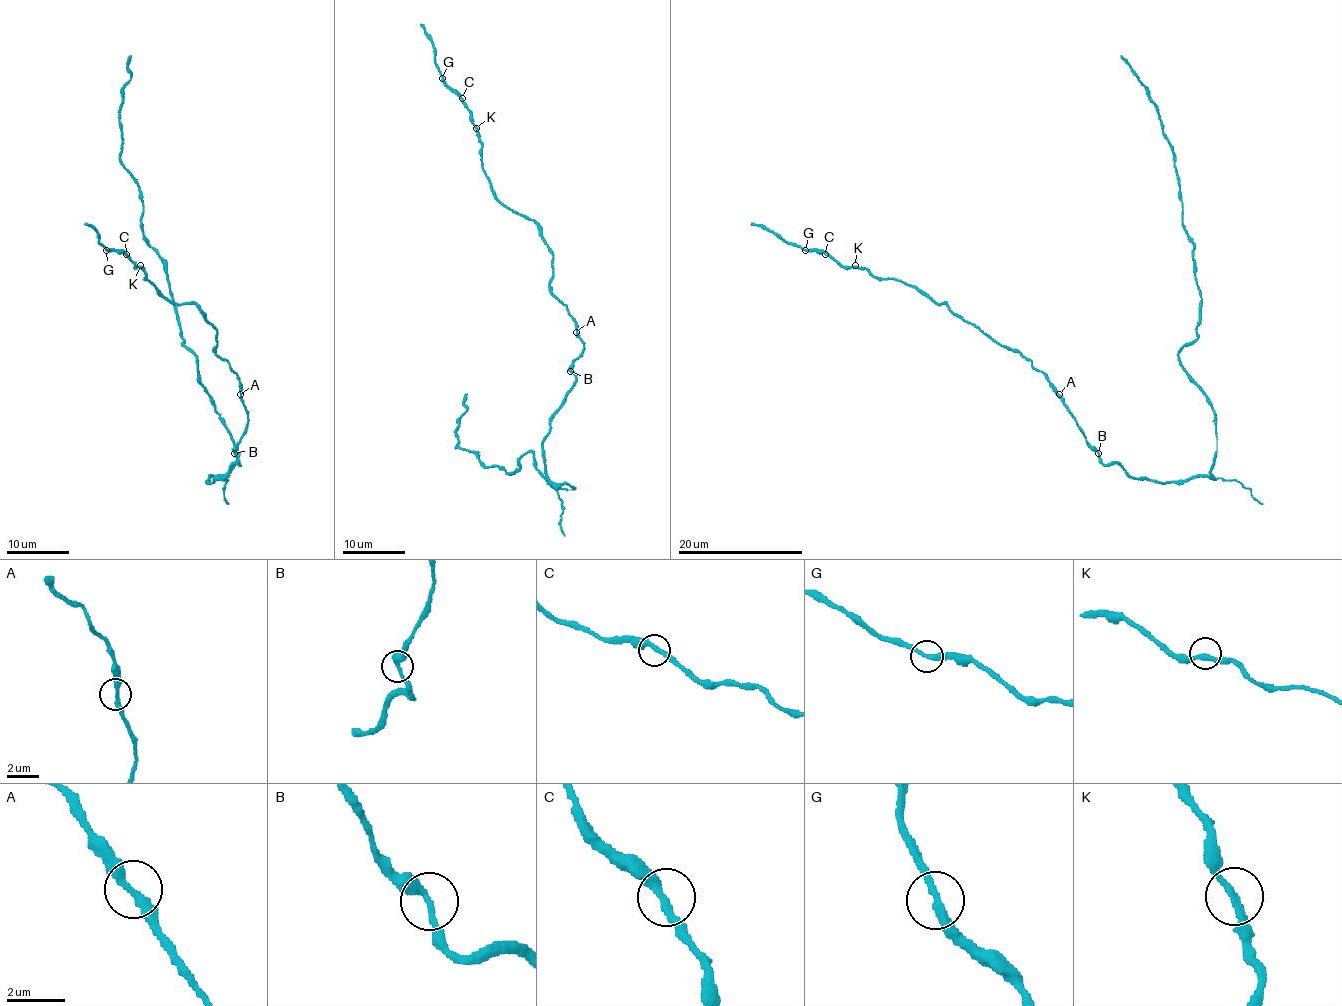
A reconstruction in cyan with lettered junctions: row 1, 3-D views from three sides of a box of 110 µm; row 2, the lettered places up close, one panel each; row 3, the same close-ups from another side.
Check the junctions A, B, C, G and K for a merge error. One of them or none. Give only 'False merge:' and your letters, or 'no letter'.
False merge: no letter

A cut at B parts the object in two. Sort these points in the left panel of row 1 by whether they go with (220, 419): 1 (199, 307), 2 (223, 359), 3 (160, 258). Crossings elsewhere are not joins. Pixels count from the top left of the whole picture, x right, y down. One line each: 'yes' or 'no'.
1: no
2: no
3: yes

